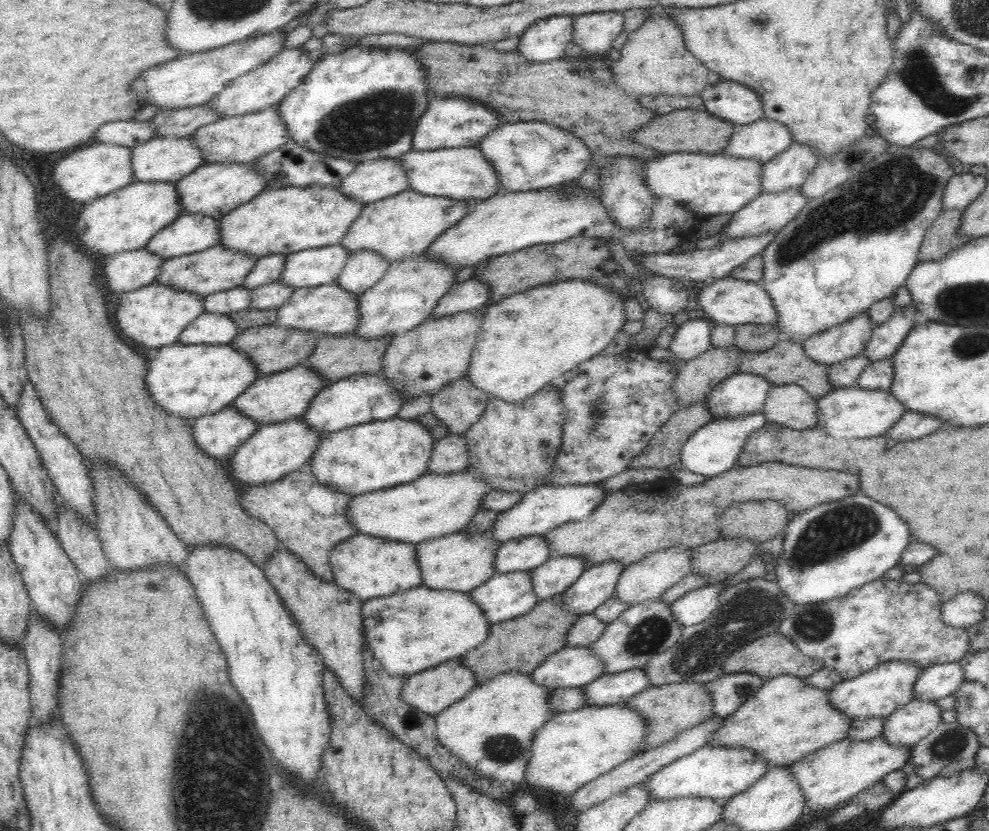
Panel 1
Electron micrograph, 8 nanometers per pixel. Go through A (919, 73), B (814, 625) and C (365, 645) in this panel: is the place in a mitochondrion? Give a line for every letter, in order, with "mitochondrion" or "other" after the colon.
A: mitochondrion
B: mitochondrion
C: other

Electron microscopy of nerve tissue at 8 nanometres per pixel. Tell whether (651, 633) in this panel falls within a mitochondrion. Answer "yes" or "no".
yes

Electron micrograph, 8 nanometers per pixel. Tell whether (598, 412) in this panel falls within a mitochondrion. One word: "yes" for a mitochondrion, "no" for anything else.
yes

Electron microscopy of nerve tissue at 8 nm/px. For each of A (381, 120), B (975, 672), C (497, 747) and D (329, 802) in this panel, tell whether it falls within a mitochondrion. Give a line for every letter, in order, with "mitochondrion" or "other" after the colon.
A: mitochondrion
B: other
C: mitochondrion
D: other

